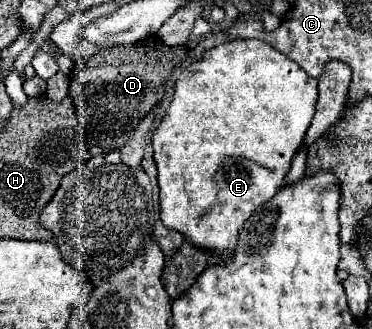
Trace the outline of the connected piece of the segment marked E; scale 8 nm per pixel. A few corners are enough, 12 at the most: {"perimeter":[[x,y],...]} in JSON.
{"perimeter":[[262,40],[178,74],[160,220],[224,260],[282,188],[318,80]]}

